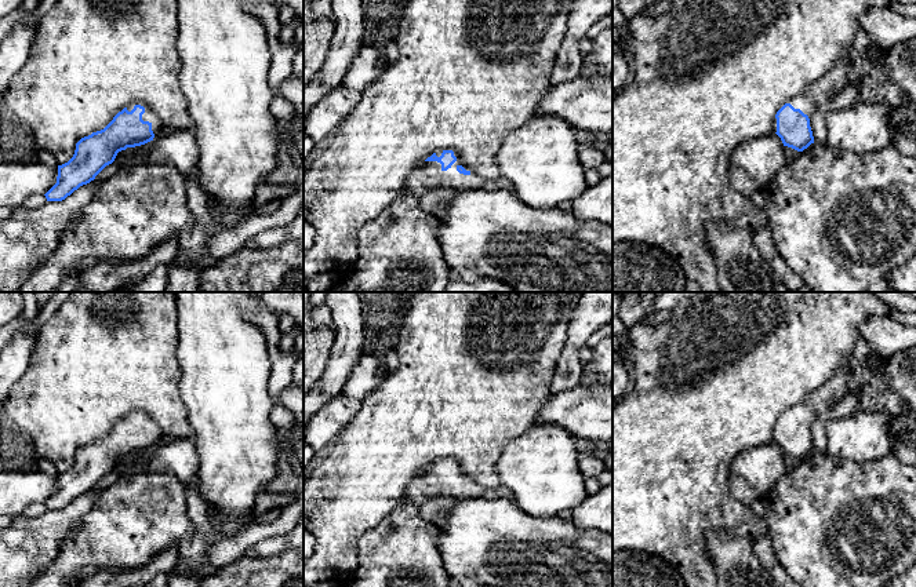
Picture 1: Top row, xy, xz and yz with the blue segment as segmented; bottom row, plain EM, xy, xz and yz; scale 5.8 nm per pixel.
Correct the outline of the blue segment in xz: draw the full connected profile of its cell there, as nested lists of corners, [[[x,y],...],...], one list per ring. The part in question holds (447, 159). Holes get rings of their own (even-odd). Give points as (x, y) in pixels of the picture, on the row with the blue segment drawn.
[[[437,150],[414,168],[406,182],[404,189],[399,193],[399,198],[407,196],[421,198],[435,189],[444,189],[450,193],[458,193],[475,189],[513,190],[513,186],[510,181],[504,176],[495,181],[487,181],[470,172],[462,164],[459,154],[454,150]]]

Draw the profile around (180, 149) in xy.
[[[192,130],[166,131],[156,139],[141,145],[132,154],[124,154],[120,168],[131,168],[138,164],[172,165],[186,178],[197,171],[200,152]]]

